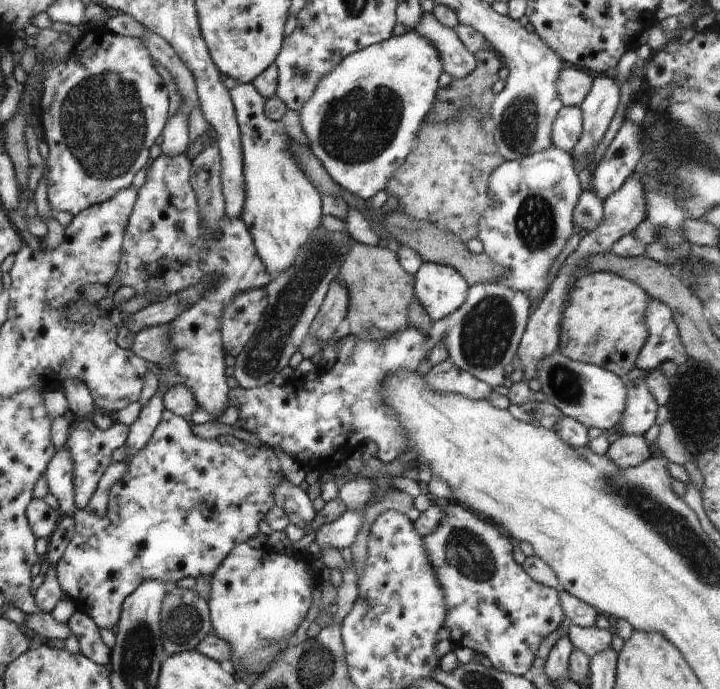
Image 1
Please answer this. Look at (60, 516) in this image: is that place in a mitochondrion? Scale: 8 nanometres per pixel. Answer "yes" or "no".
no

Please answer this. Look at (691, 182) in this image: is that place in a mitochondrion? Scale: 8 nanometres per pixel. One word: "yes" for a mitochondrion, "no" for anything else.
yes

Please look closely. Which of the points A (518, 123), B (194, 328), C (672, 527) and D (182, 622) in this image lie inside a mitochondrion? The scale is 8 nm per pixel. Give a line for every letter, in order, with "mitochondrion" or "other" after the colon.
A: mitochondrion
B: other
C: mitochondrion
D: mitochondrion

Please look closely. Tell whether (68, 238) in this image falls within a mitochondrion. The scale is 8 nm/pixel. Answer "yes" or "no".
no

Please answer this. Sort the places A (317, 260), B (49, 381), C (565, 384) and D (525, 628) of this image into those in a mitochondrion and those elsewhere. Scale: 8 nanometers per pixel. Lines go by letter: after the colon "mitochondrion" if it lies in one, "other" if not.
A: mitochondrion
B: other
C: mitochondrion
D: other

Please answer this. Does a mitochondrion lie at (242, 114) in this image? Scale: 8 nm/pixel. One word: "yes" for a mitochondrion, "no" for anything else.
no

